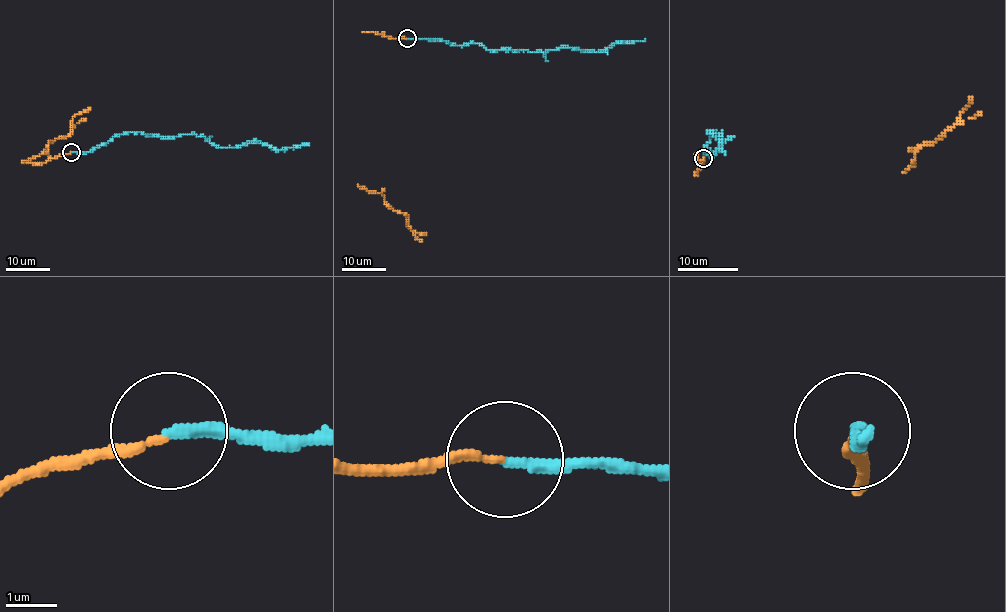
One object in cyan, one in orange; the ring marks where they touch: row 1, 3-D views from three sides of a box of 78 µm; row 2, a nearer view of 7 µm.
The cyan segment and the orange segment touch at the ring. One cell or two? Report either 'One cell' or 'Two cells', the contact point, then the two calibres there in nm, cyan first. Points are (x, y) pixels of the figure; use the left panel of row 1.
Two cells. Place: (71, 152). Thickness 240 nm (cyan) against 150 nm

